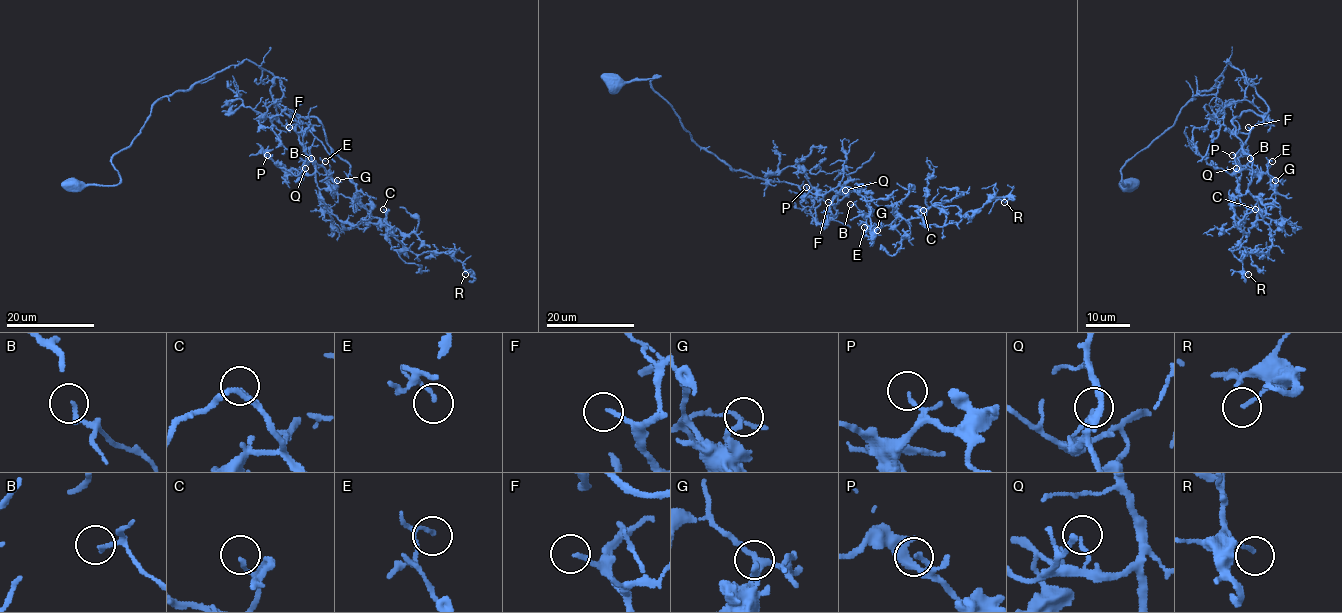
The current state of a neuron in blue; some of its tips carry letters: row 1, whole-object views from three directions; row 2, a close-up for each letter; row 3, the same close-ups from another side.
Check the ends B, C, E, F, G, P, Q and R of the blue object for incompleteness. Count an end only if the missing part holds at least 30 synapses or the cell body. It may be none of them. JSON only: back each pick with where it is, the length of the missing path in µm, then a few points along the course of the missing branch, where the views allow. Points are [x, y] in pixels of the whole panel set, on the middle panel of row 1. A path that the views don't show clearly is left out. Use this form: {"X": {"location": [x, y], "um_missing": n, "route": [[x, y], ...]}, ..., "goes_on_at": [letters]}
{"F": {"location": [828, 202], "um_missing": 20, "route": [[828, 202], [814, 195], [796, 196], [782, 213], [769, 215], [760, 225]]}, "goes_on_at": ["F"]}

